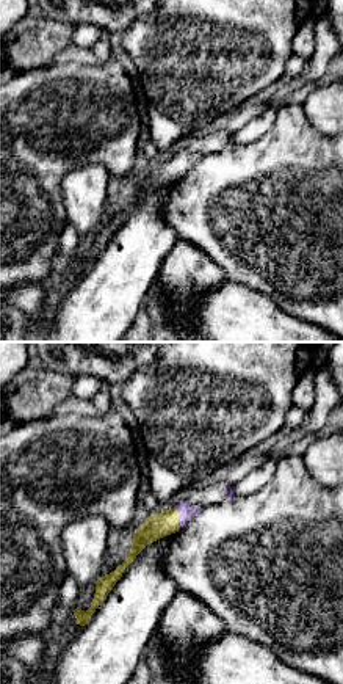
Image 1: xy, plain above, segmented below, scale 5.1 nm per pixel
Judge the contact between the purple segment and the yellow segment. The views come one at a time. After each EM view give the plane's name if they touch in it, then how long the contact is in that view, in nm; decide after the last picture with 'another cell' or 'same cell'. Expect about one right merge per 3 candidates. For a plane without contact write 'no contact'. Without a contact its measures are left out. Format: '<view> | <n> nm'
xy | 120 nm

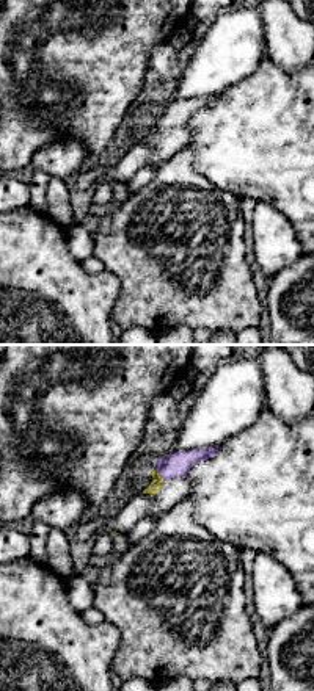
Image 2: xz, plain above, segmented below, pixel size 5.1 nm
xz | 90 nm

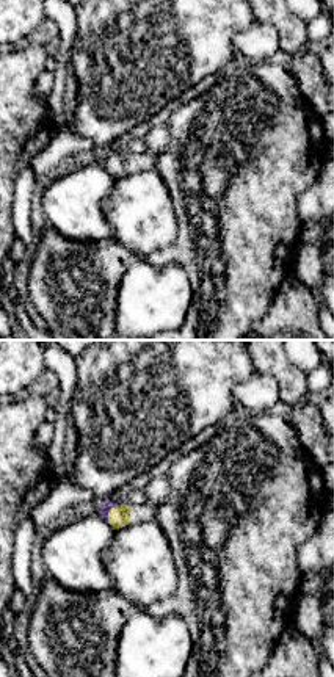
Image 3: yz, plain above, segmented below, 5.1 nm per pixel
yz | 110 nm

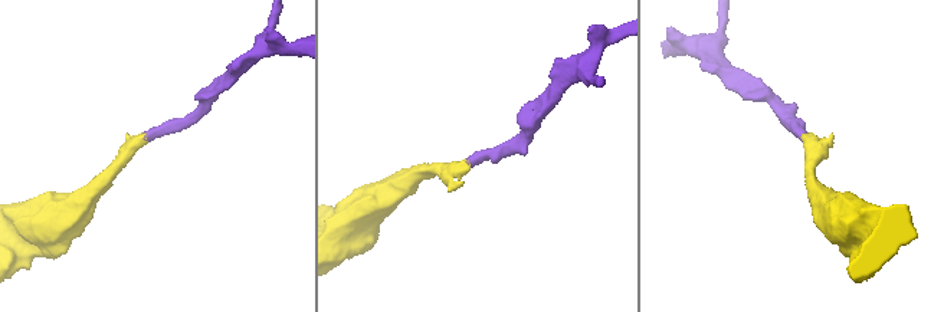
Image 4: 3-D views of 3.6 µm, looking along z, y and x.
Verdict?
same cell

